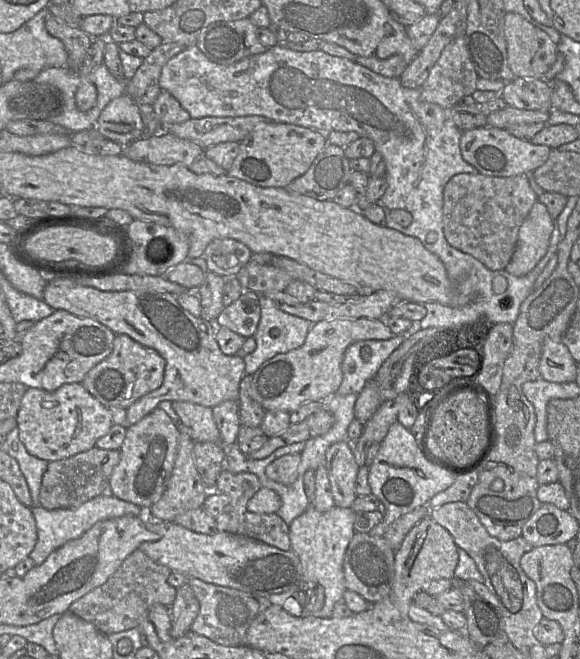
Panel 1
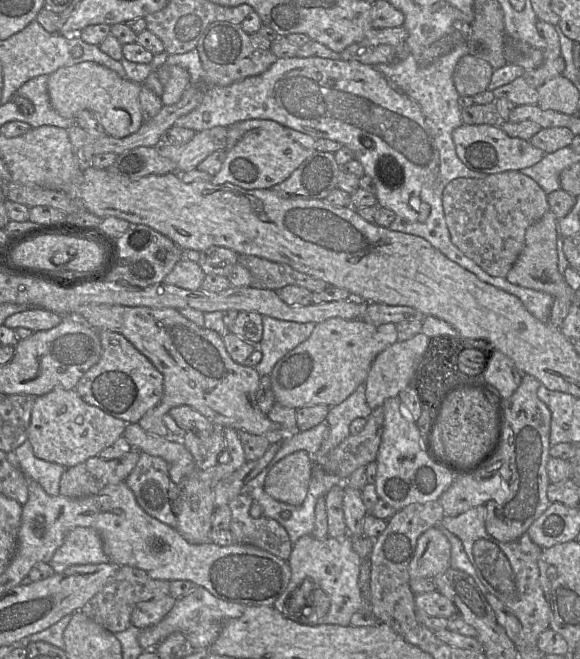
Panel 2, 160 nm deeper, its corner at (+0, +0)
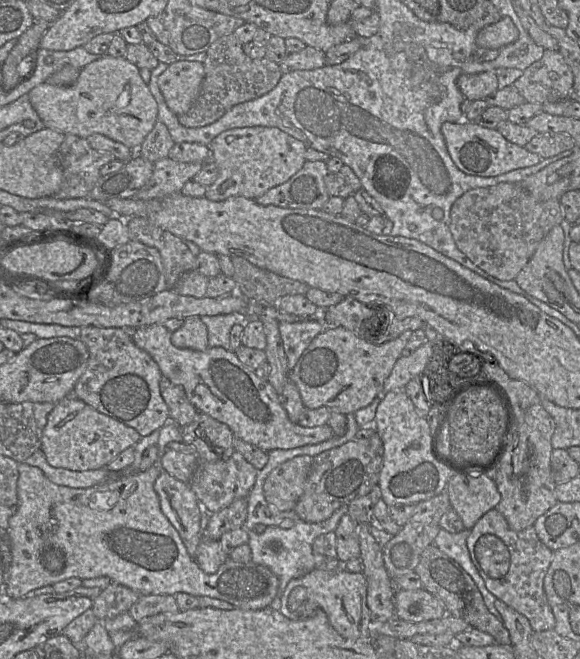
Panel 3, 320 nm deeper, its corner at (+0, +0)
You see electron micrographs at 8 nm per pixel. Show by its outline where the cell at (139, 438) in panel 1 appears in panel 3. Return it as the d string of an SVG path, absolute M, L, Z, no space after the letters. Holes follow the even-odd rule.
M162 470L154 483L160 508L179 533L188 554L195 559L202 540L201 504L189 484Z

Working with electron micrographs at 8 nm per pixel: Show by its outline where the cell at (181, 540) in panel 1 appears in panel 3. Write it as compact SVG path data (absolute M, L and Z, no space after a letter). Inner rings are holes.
M158 463L147 470L127 476L111 477L89 488L70 488L50 481L37 467L18 464L18 502L8 521L11 549L9 576L3 582L3 593L22 598L37 588L62 580L108 577L112 582L129 587L141 595L175 595L185 592L223 600L244 610L261 610L272 605L279 588L278 577L266 566L252 560L237 562L228 557L213 574L205 573L192 558L173 525L160 508L154 483L161 471Z

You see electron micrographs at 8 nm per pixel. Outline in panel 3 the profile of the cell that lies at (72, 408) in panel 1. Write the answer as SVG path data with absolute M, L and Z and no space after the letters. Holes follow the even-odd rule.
M73 395L55 403L42 432L40 450L53 467L74 471L96 470L105 468L122 451L133 447L140 438L134 428L100 413Z

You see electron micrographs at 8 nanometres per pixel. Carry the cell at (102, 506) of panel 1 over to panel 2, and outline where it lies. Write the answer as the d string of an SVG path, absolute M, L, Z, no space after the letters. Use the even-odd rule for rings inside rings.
M89 527L70 530L63 544L56 550L49 564L55 573L63 572L71 565L99 564L110 562L104 553L98 532Z

